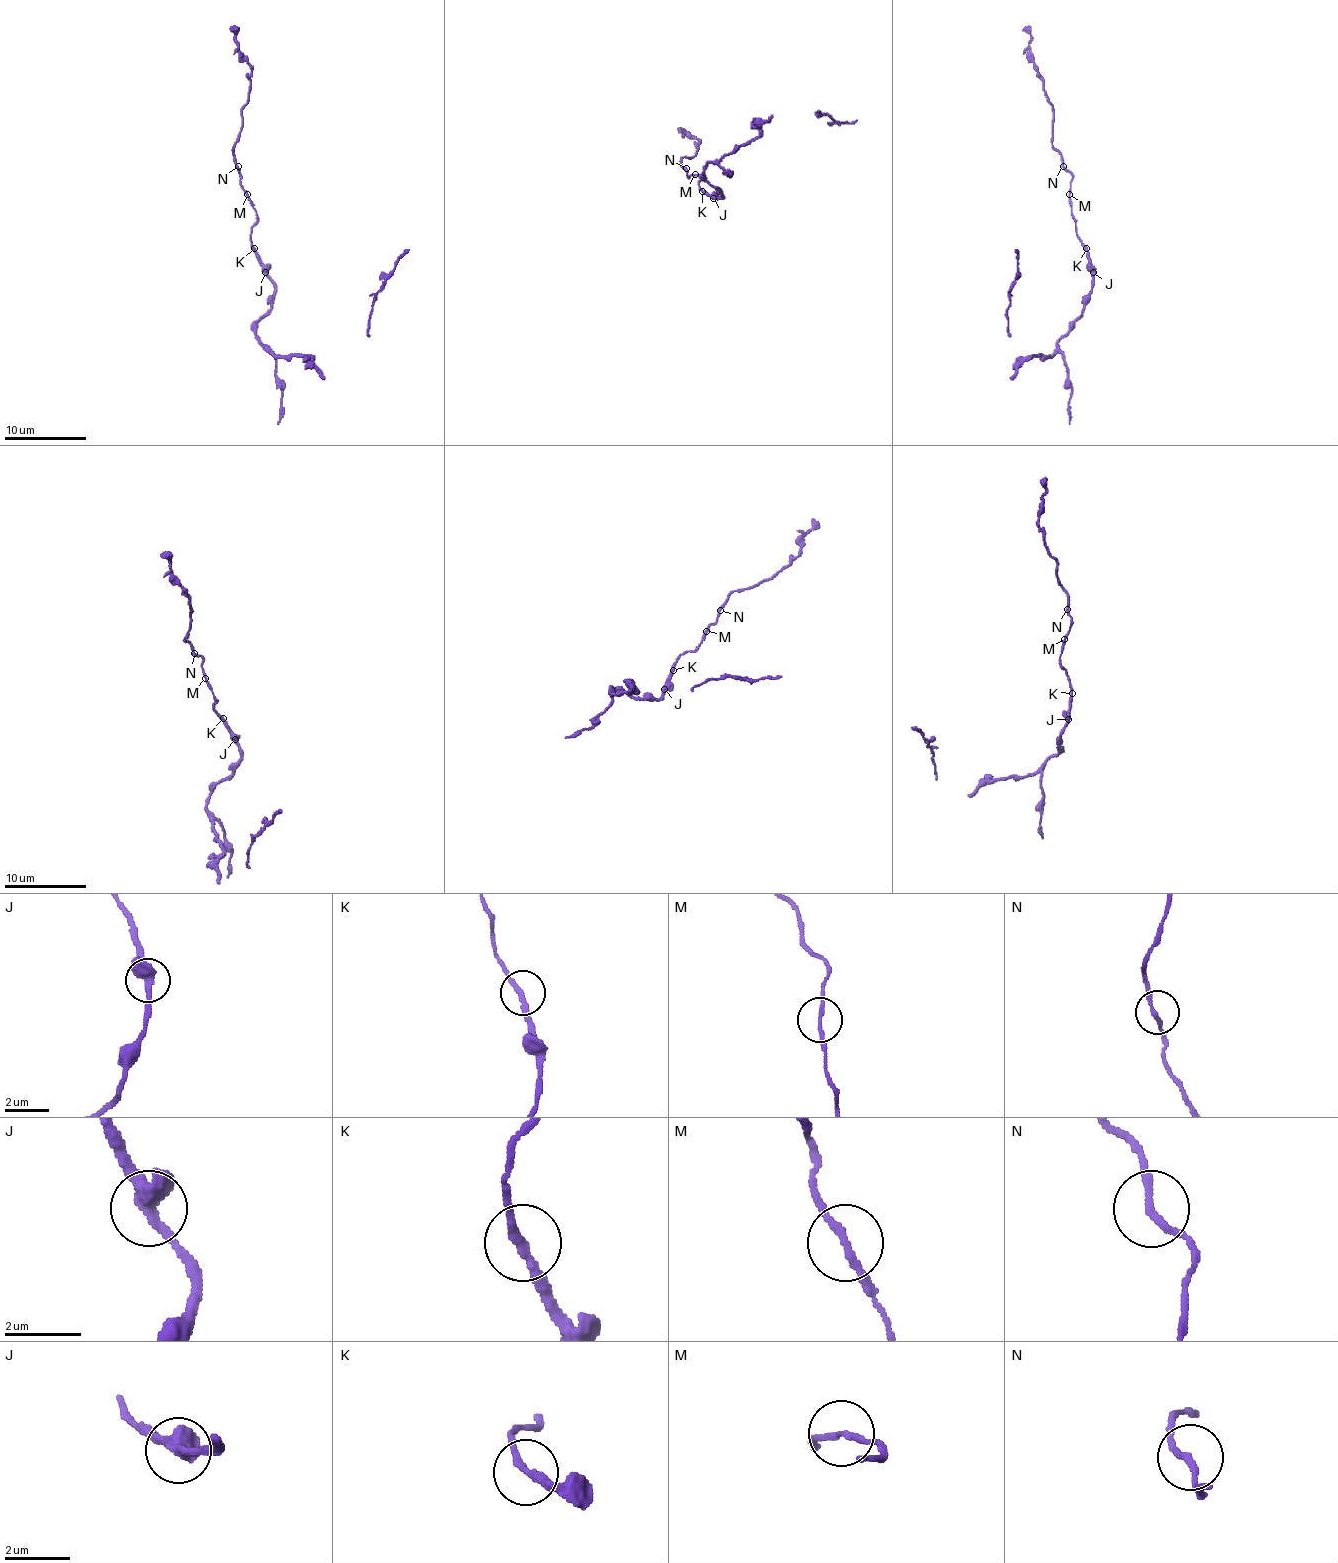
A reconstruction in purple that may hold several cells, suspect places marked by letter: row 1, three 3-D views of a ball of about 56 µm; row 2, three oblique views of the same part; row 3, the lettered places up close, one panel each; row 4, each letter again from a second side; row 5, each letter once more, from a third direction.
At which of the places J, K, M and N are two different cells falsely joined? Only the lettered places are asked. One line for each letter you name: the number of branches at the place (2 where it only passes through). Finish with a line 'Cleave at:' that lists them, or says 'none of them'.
J: Branches: 2
Cleave at: J

